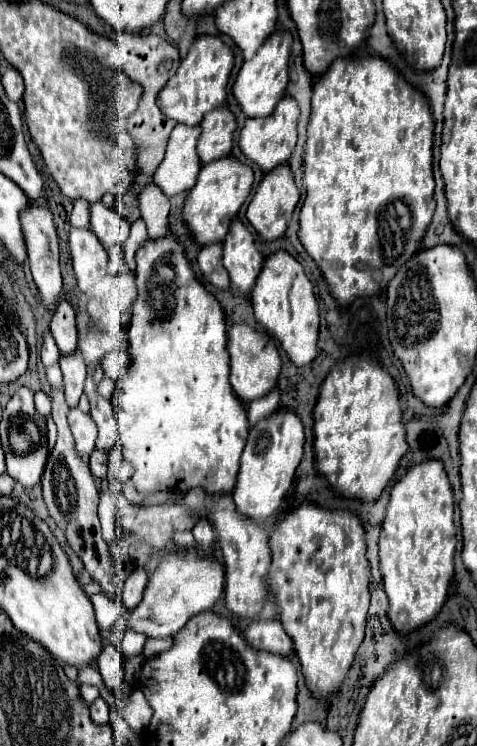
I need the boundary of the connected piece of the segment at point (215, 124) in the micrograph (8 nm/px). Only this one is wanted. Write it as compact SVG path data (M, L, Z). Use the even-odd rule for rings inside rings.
M219 106L219 110L211 110L207 118L201 122L201 138L197 142L197 152L199 160L203 164L229 156L231 144L233 144L233 134L237 128L235 114L229 110L229 106Z

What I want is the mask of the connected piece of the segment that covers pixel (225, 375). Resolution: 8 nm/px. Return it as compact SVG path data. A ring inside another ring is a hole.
M169 230L165 236L147 240L139 254L137 254L137 268L135 268L135 286L137 286L137 298L133 304L133 316L131 316L131 326L129 326L129 344L131 344L131 366L127 370L127 374L121 378L121 382L117 384L117 402L119 402L119 412L117 412L117 420L119 420L119 448L123 452L123 456L133 464L135 472L133 472L133 484L139 492L155 492L155 490L181 490L187 492L195 486L205 488L207 492L231 492L235 488L235 480L237 480L237 470L239 470L239 458L245 446L245 438L247 438L247 430L249 430L249 422L247 422L247 410L243 406L243 402L235 396L235 392L231 390L229 384L229 356L227 356L227 322L225 322L225 314L221 304L215 300L213 294L209 294L205 290L205 286L197 280L191 262L185 254L185 248L179 240L179 236ZM157 266L171 266L173 268L173 280L165 282L161 278L155 278L155 268Z

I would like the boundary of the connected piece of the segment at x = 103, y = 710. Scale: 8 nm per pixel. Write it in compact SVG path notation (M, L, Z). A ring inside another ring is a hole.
M97 698L95 702L91 702L89 708L91 708L91 718L95 724L99 724L99 726L111 724L111 710L103 698Z

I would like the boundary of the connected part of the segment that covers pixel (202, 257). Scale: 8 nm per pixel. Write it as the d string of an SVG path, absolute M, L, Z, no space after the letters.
M219 242L203 246L197 256L197 264L203 278L211 282L215 288L229 288L231 282L227 282L227 270L223 270L221 260L223 260L223 248Z

